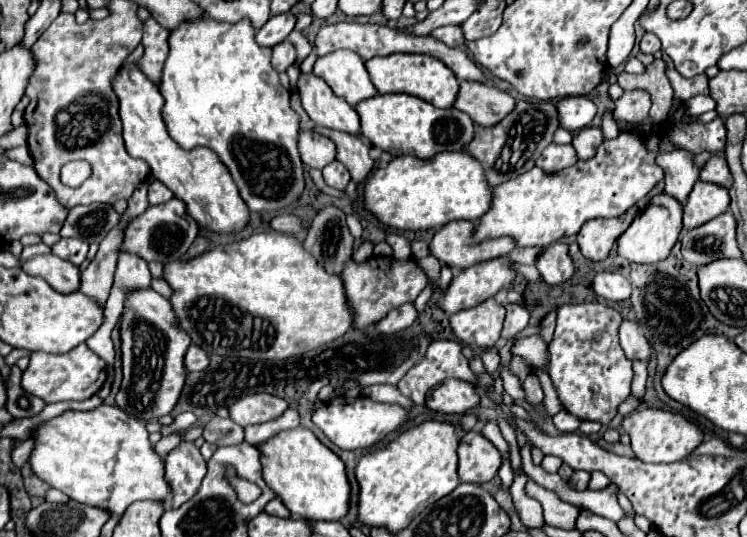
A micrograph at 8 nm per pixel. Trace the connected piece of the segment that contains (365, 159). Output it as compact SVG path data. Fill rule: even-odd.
M312 127L312 131L326 135L336 143L336 149L338 149L336 159L348 167L348 171L356 183L364 181L370 175L374 161L370 159L368 143L364 143L360 137L344 133L344 131L332 131L332 129L324 129L324 127Z

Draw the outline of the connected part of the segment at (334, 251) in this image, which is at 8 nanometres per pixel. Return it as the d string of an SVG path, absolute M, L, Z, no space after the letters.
M332 205L320 209L302 245L312 253L320 267L340 275L354 253L354 237L348 231L344 213Z

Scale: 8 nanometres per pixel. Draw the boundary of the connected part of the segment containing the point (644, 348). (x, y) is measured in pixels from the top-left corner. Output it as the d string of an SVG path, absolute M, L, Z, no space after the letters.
M624 319L618 329L618 335L620 335L620 347L624 349L628 359L644 359L644 361L650 359L652 347L644 339L644 335L638 331L638 323Z

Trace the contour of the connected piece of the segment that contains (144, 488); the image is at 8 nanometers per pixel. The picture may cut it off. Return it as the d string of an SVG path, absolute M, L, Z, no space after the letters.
M102 403L92 411L64 411L34 427L30 437L34 439L32 473L78 503L122 515L134 501L164 501L170 497L170 487L164 481L164 461L148 441L144 423L128 417L120 407Z

